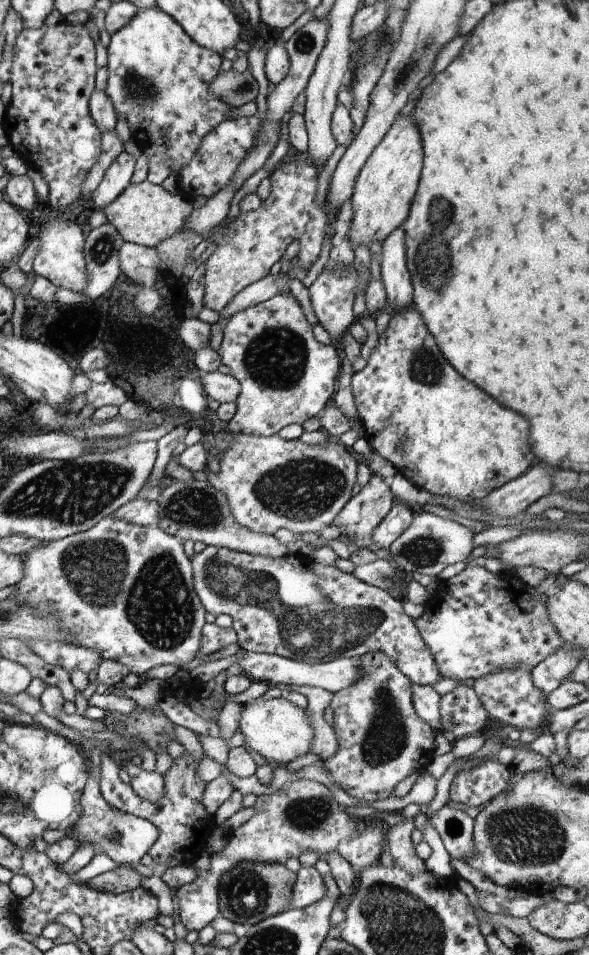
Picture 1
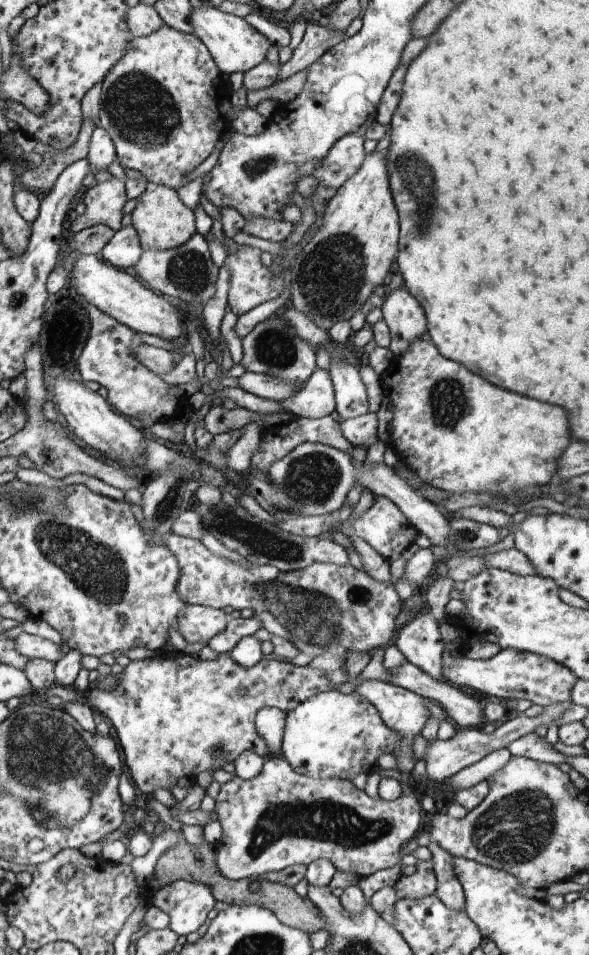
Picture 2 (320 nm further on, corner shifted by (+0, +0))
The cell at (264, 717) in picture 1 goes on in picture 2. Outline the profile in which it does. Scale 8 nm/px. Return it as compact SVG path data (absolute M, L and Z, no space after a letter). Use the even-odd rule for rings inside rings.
M326 691L299 704L285 718L281 754L301 775L313 779L354 780L358 774L369 774L382 754L399 746L401 734L389 729L375 706L356 693Z

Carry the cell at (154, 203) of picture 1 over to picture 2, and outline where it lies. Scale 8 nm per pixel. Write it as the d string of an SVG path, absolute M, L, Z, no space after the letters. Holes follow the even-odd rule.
M157 185L137 198L138 204L133 209L132 226L136 229L141 248L145 250L168 250L182 246L196 233L194 211L178 197L176 189Z

